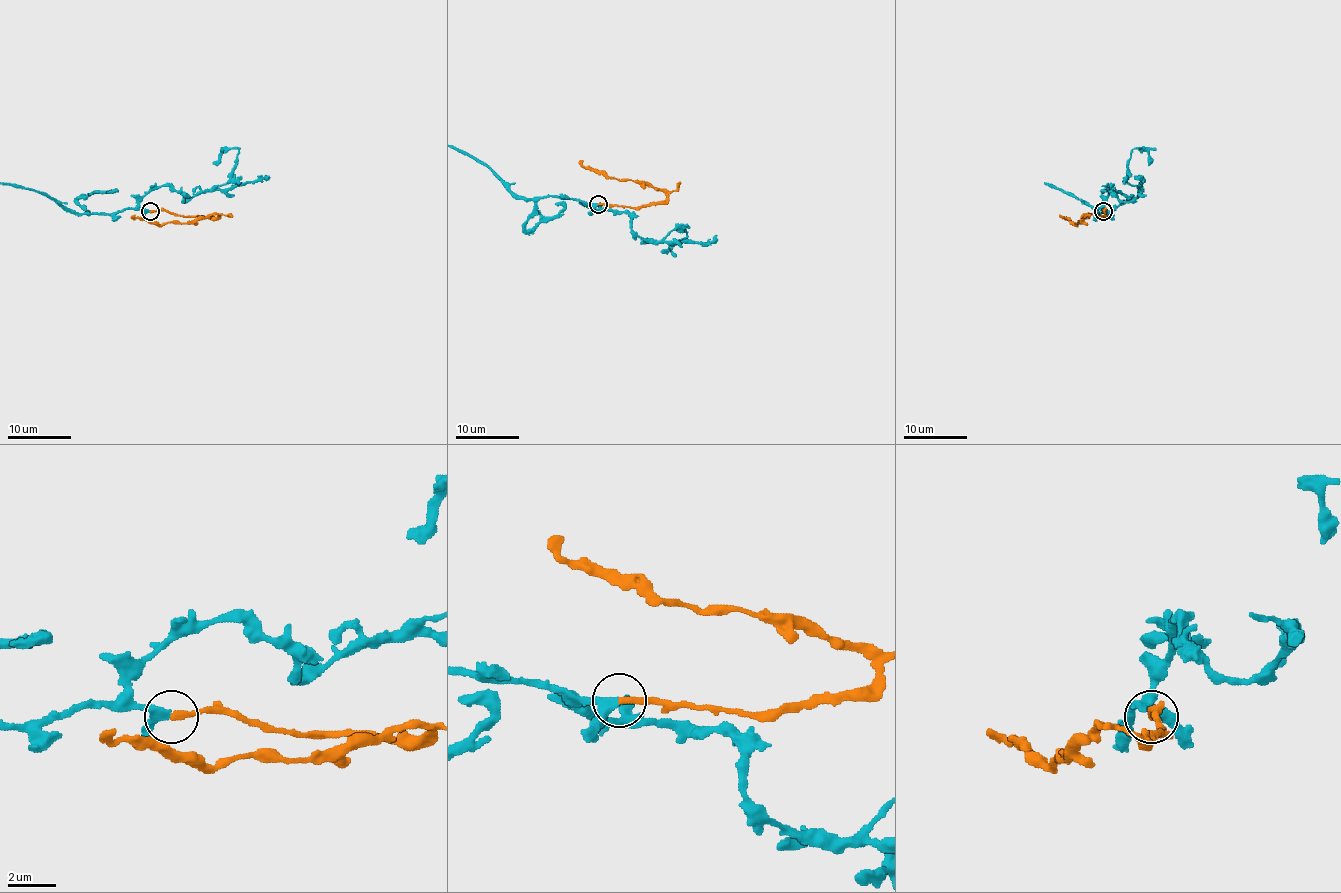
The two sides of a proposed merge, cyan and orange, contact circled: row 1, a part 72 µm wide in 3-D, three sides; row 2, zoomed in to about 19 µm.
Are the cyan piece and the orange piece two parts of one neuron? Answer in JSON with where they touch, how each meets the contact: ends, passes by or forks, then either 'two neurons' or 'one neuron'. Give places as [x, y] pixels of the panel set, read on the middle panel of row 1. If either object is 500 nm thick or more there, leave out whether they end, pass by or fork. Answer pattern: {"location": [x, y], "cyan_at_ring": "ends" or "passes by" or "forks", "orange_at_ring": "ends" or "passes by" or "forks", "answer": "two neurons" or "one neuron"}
{"location": [598, 204], "cyan_at_ring": "passes by", "orange_at_ring": "ends", "answer": "one neuron"}

